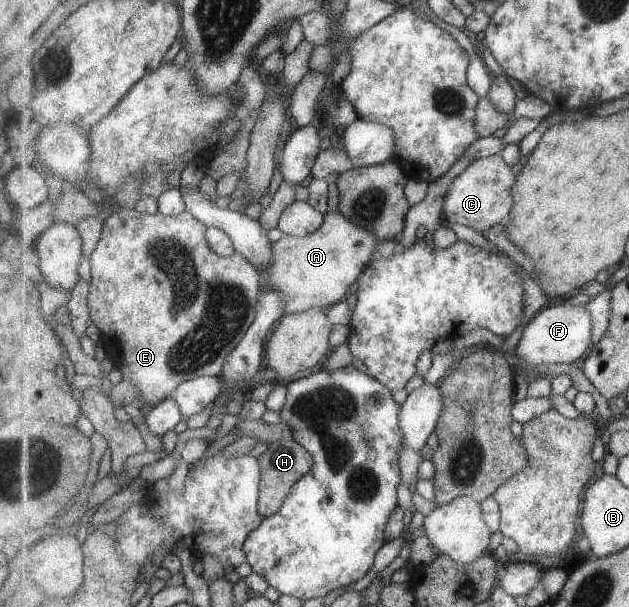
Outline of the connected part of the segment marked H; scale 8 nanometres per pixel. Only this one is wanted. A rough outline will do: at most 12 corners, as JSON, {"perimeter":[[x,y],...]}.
{"perimeter":[[293,438],[269,443],[259,513],[275,515],[295,483],[314,468]]}

